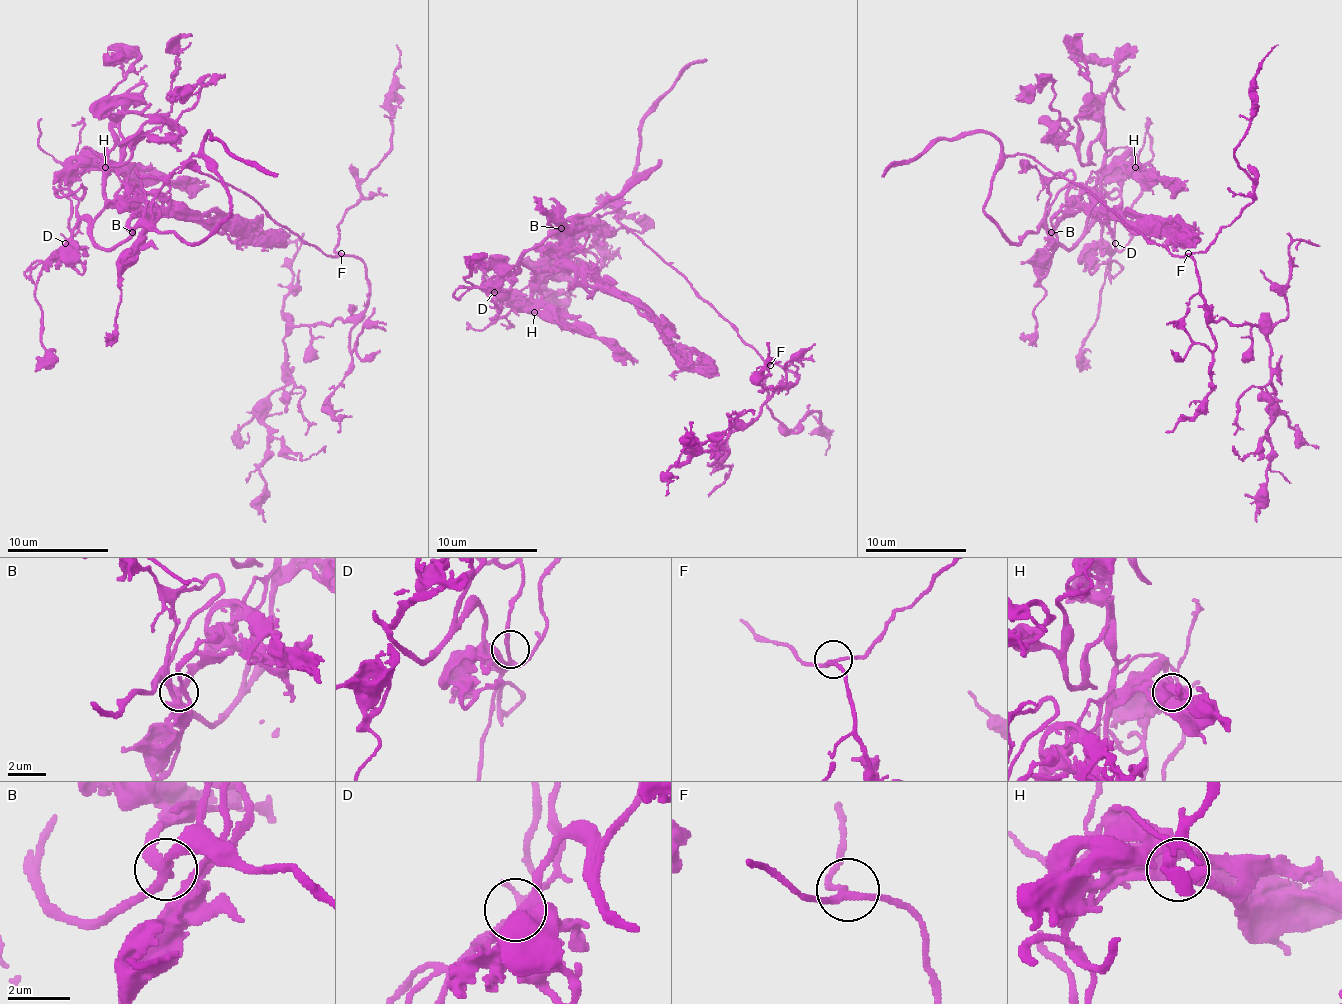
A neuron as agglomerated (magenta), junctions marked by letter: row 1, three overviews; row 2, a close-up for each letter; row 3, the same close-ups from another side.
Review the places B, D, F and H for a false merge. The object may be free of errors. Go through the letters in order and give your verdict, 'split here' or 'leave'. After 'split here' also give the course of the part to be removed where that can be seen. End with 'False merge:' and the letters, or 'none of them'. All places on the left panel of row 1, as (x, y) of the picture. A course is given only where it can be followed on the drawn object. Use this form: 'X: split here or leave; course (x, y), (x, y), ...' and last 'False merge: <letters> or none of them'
B: leave
D: leave
F: leave
H: leave
False merge: none of them

